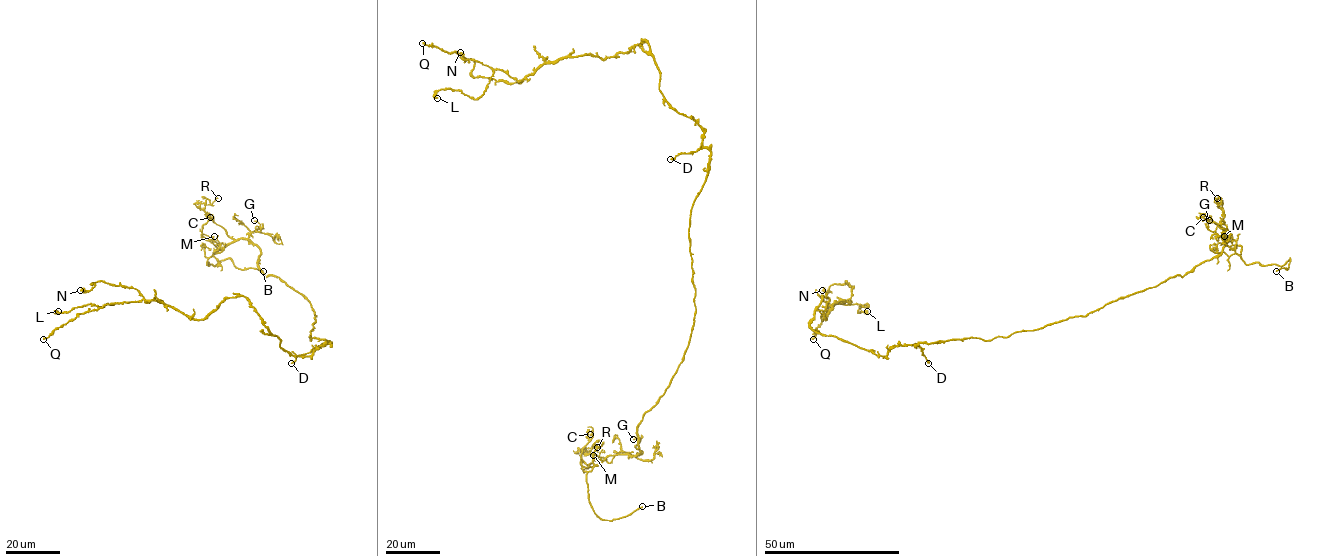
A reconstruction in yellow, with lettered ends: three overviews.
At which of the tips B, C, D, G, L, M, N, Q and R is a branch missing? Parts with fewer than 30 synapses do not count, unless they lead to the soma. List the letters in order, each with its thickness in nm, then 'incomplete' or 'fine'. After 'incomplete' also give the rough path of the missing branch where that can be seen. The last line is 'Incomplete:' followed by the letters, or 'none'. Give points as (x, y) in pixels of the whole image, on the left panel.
B: 220 nm thick; incomplete; missing branch runs (263, 271), (268, 275), (274, 305), (278, 304)
C: 170 nm thick; fine
D: 320 nm thick; fine
G: 130 nm thick; fine
L: 460 nm thick; fine
M: 130 nm thick; fine
N: 340 nm thick; fine
Q: 380 nm thick; fine
R: 140 nm thick; fine
Incomplete: B

